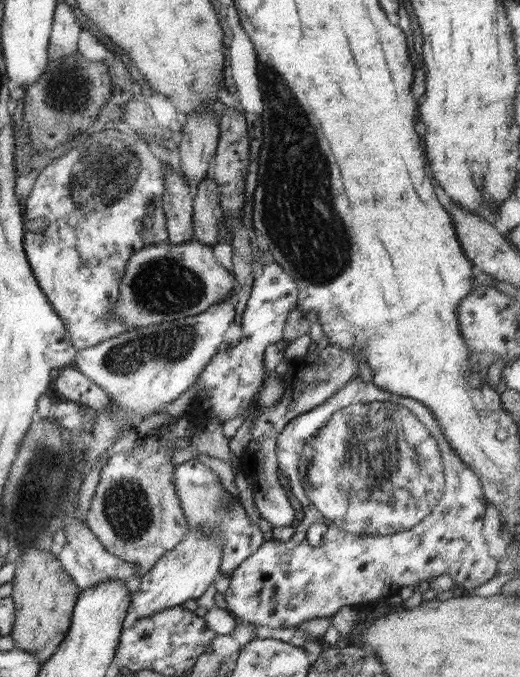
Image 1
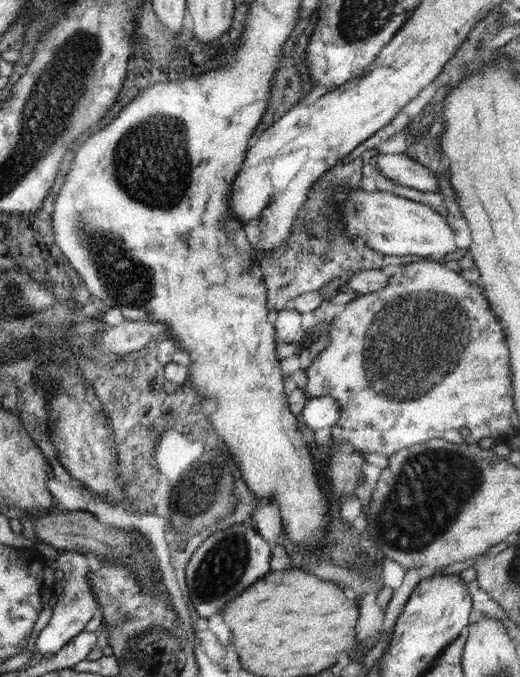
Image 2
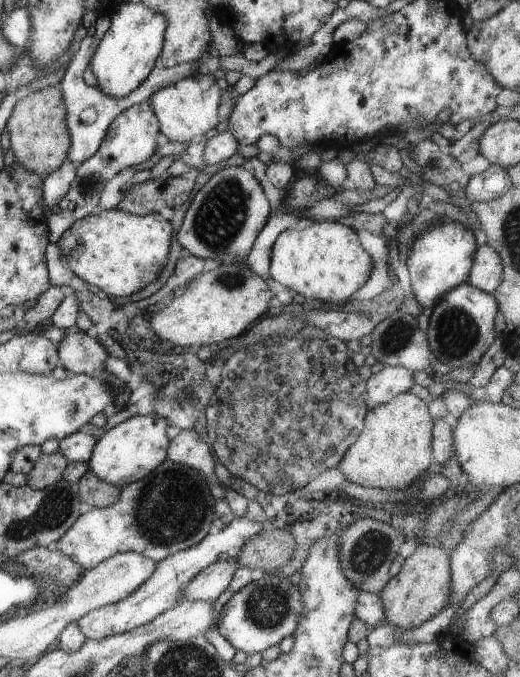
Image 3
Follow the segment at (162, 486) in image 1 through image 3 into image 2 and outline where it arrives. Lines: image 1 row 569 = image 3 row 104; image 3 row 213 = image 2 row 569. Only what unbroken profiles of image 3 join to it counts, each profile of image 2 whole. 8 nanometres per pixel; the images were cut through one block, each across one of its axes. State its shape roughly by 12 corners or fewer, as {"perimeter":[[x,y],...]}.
{"perimeter":[[58,550],[64,591],[35,650],[62,650],[101,608],[84,555]]}

